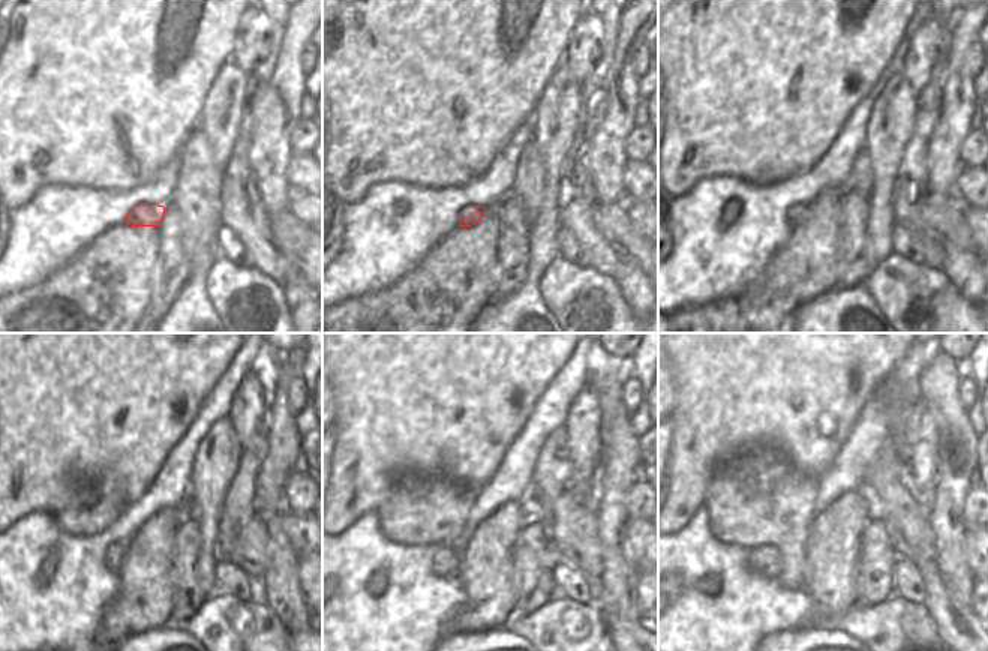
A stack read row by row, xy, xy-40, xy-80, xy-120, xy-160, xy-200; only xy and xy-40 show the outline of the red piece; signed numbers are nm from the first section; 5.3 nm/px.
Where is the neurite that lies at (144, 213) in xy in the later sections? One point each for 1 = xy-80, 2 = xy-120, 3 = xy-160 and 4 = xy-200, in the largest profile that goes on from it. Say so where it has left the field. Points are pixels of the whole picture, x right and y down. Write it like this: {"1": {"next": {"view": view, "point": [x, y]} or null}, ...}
{"1": {"next": {"view": "xy-80", "point": [798, 213]}}, "2": {"next": {"view": "xy-120", "point": [114, 554]}}, "3": {"next": {"view": "xy-160", "point": [446, 561]}}, "4": {"next": {"view": "xy-200", "point": [765, 561]}}}

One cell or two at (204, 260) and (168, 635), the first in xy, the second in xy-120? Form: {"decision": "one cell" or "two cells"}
{"decision": "one cell"}

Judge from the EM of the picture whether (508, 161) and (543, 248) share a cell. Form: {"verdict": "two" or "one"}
{"verdict": "two"}

